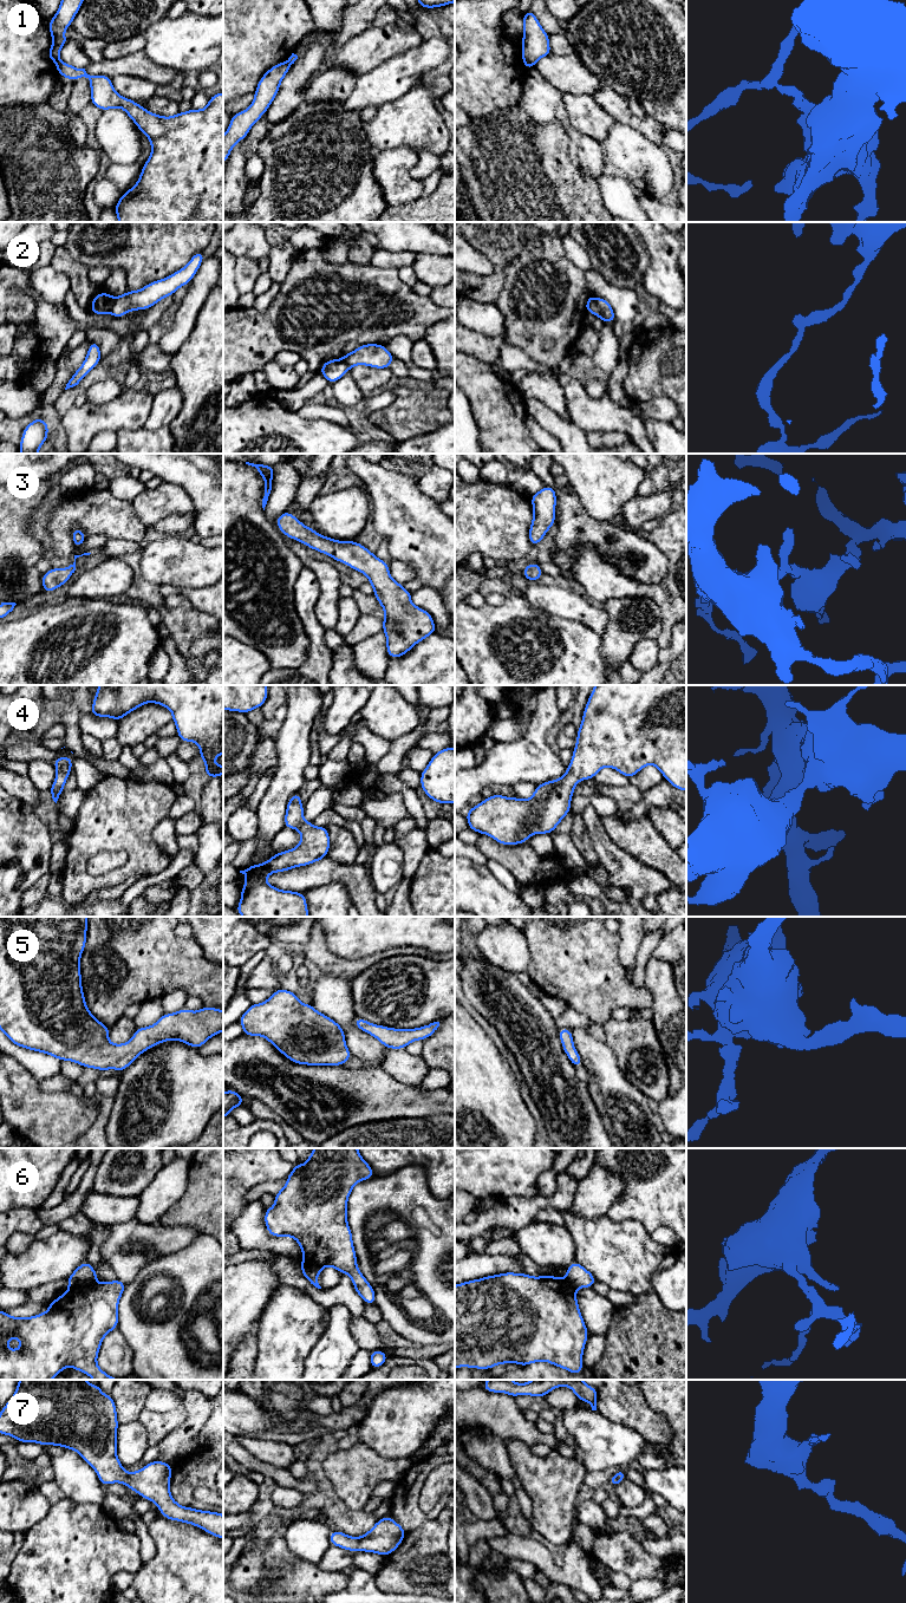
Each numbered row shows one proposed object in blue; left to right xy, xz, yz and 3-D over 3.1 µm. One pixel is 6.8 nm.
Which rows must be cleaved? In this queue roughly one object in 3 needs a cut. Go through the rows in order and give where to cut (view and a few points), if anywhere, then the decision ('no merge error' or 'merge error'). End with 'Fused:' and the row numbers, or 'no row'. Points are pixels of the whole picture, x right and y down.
1: cut in xy along (58, 59), (54, 62); merge error
2: cut in yz along (594, 298), (599, 315); merge error
3: no cut; no merge error
4: no cut; no merge error
5: no cut; no merge error
6: cut in xy along (95, 1281), (70, 1288); merge error
7: no cut; no merge error
Fused: 1, 2, 6

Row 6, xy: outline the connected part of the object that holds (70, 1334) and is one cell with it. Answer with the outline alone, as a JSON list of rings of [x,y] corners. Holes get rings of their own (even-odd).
[[[116,1279],[70,1288],[48,1304],[48,1310],[33,1317],[12,1317],[0,1310],[0,1380],[52,1380],[65,1367],[77,1369],[93,1380],[120,1380],[109,1376],[97,1364],[104,1337],[118,1328],[118,1302],[125,1283]],[[17,1336],[20,1349],[4,1345]]]

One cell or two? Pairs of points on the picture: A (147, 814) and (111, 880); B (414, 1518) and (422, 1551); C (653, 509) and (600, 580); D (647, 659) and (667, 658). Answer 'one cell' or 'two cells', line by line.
A: one cell
B: two cells
C: two cells
D: two cells

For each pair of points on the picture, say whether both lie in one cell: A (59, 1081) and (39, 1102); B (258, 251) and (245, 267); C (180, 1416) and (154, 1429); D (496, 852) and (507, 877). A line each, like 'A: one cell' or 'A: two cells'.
A: two cells
B: two cells
C: one cell
D: two cells

